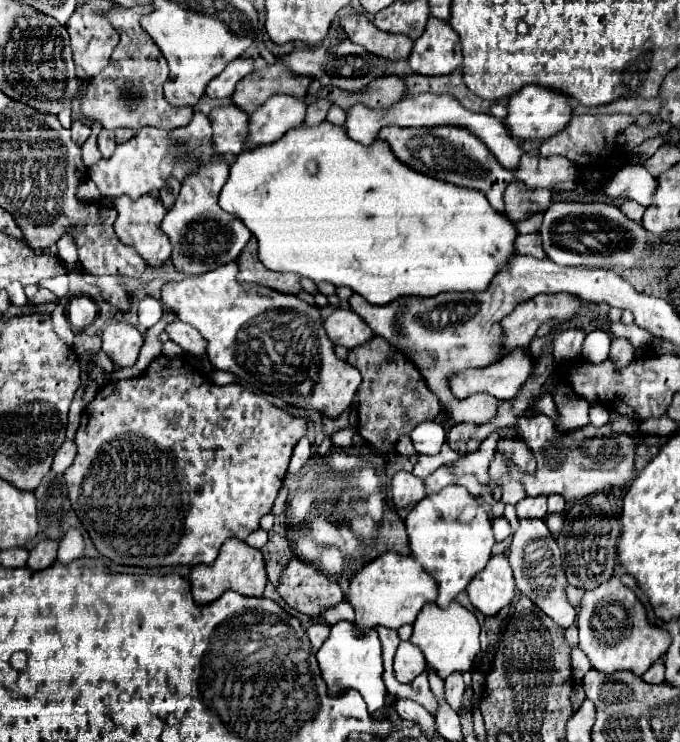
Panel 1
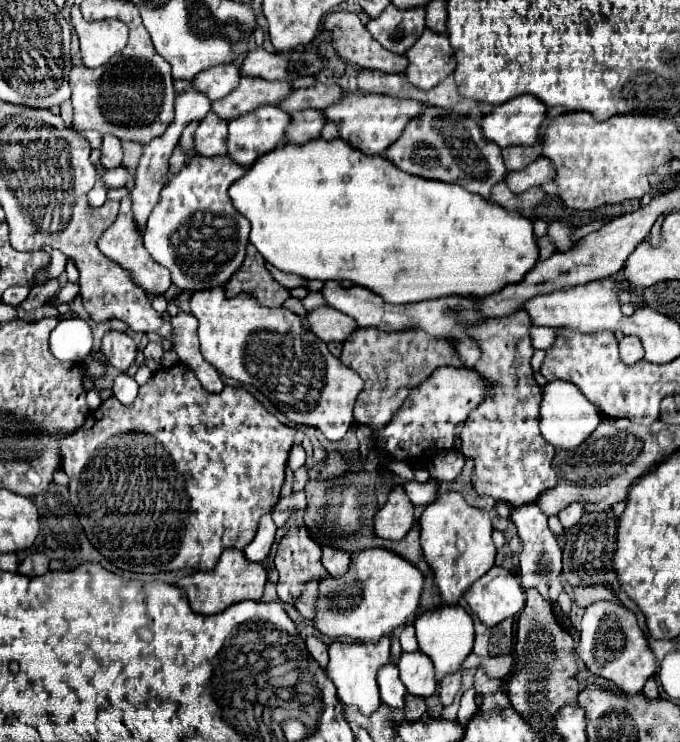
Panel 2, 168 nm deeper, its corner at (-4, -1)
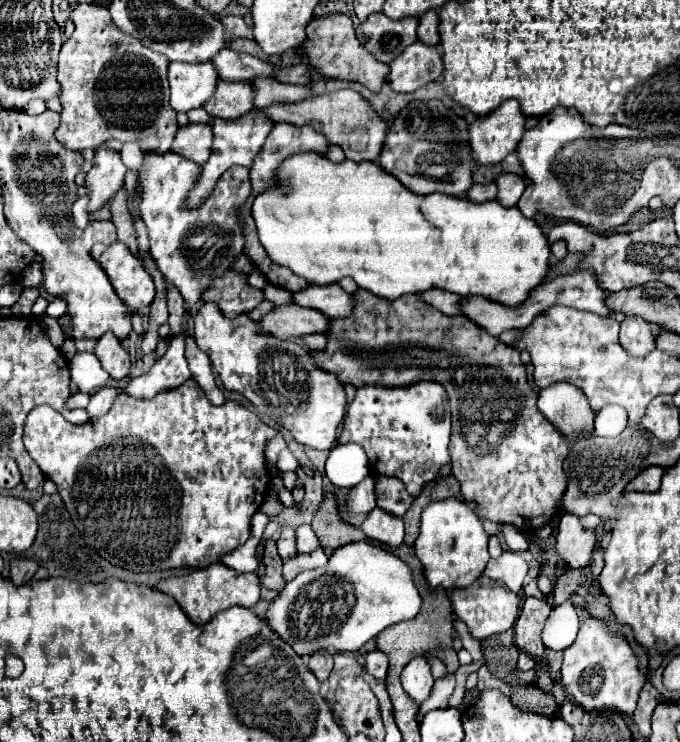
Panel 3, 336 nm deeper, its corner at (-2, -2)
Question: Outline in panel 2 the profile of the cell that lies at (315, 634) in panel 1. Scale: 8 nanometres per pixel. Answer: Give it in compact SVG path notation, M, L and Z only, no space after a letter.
M308 636L306 646L308 646L308 652L314 656L314 660L322 668L326 668L326 664L328 664L328 646L318 636Z

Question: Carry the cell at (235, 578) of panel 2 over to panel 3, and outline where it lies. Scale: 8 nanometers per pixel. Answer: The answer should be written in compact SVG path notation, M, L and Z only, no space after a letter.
M212 563L206 569L198 569L198 571L192 571L188 575L162 579L156 585L156 589L164 591L172 599L176 599L180 609L186 613L186 617L194 625L204 625L216 613L220 613L220 611L224 611L228 607L234 607L234 605L252 607L260 599L260 583L258 583L256 573L236 573L234 569L228 569L222 563Z

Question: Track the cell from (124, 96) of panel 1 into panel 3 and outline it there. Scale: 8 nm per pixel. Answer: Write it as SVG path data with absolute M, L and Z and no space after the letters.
M76 5L70 11L70 19L74 23L74 35L62 45L60 61L58 61L58 83L60 83L60 125L56 129L56 139L70 151L84 151L96 149L108 139L118 139L122 143L134 141L146 153L168 153L170 143L178 131L176 111L168 107L168 99L164 93L154 91L168 91L168 59L164 55L154 53L152 49L144 47L140 41L124 35L108 15L106 7L100 5Z

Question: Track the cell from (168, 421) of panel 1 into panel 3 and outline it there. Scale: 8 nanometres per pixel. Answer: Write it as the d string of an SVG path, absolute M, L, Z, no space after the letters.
M188 379L178 389L162 391L154 399L148 399L148 401L146 399L134 399L128 393L120 393L114 399L112 409L104 417L92 419L88 423L82 423L82 425L72 425L58 411L54 411L52 407L40 405L32 413L28 413L28 417L26 417L24 445L26 445L26 451L30 453L30 457L42 469L44 477L56 483L58 493L62 497L62 503L64 503L66 511L70 513L72 523L76 525L76 529L84 537L84 541L100 557L104 557L112 565L118 565L118 567L124 567L124 569L136 571L136 573L150 573L150 571L174 569L174 567L198 567L198 569L204 569L204 567L216 563L220 555L234 551L238 545L242 545L250 537L250 519L258 511L258 507L268 499L266 489L268 489L270 473L268 473L266 463L264 463L264 445L276 433L278 431L268 427L266 423L262 423L258 419L258 415L254 415L252 411L248 411L246 407L242 407L242 405L238 405L234 401L226 401L222 407L212 405L206 399L206 395L200 389L200 385L194 379Z

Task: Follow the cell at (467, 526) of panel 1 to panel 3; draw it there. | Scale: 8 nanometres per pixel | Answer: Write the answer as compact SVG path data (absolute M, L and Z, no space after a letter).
M454 497L430 503L424 509L420 521L420 535L414 541L416 557L424 567L426 581L430 587L458 589L472 585L484 571L490 555L488 555L488 533L482 527L482 521L476 517L474 509L464 501Z

